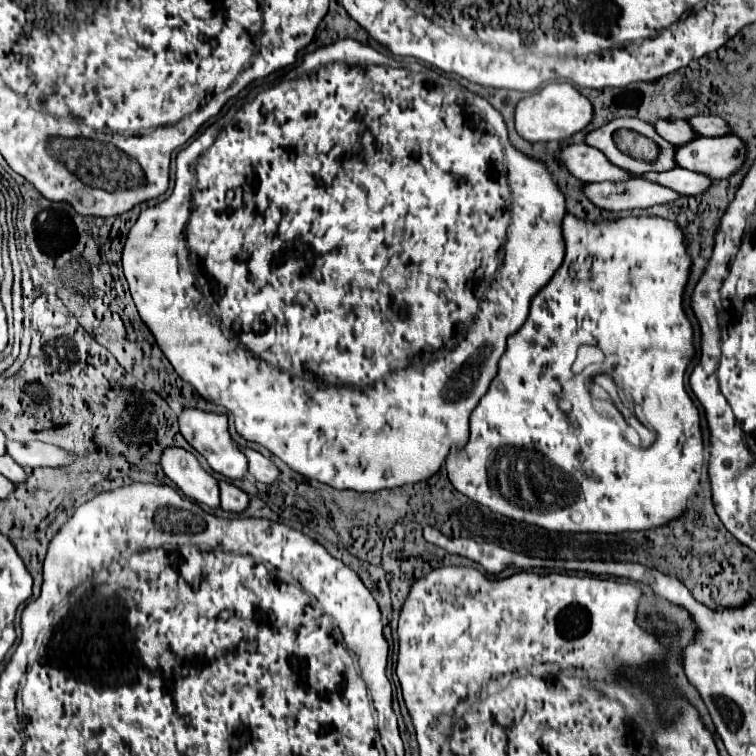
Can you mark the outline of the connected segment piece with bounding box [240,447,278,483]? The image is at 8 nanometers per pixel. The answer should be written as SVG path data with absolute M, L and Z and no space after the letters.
M240 447L240 451L248 459L248 475L252 479L262 481L262 483L274 483L278 479L278 469L270 459L266 459L264 455L260 455L258 451L250 447Z

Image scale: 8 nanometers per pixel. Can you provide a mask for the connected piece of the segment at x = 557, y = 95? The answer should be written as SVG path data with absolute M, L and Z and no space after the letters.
M548 83L540 91L524 97L516 105L516 131L526 141L564 141L582 131L592 121L592 107L570 83Z

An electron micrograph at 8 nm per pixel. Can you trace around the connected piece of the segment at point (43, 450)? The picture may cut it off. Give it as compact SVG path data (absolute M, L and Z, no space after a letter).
M8 441L6 451L22 467L66 465L74 459L74 455L68 455L64 449L48 445L48 443L40 443L40 441L30 441L30 445L24 445L18 441Z

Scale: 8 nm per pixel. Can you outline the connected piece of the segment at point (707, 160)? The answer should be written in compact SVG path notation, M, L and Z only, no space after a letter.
M734 135L696 137L684 145L674 147L674 163L678 167L702 173L710 179L732 175L742 165L742 143Z

